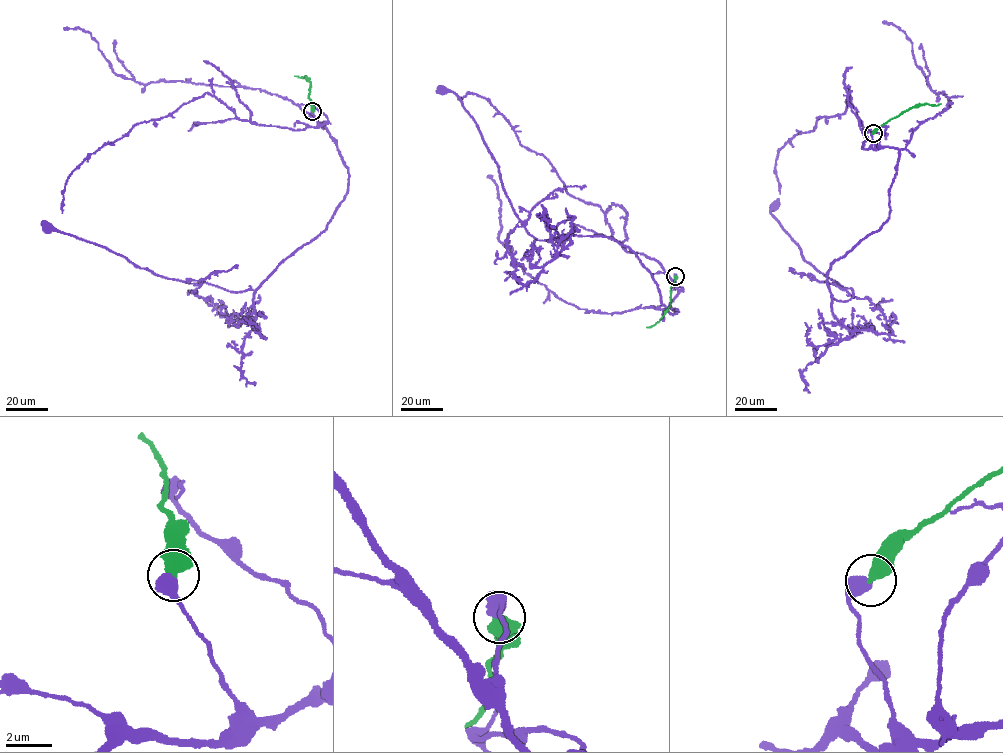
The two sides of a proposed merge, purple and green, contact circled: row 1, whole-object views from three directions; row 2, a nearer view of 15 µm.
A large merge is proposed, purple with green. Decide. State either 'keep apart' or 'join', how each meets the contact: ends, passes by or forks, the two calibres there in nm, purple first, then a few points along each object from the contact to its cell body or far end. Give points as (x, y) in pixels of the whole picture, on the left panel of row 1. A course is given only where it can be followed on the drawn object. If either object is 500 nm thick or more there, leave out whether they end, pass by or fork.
keep apart; calibres 550 and 650 nm; course purple (312, 111), (326, 122), (347, 169), (348, 190), (325, 230), (255, 290), (166, 278), (47, 226); course green (312, 111), (308, 96), (310, 82), (306, 76), (295, 76)

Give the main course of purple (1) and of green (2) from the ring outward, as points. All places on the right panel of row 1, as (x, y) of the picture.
1: (873, 133), (899, 158), (889, 218), (826, 276), (832, 299), (850, 299), (805, 261), (774, 204)
2: (873, 133), (911, 108), (940, 103)

